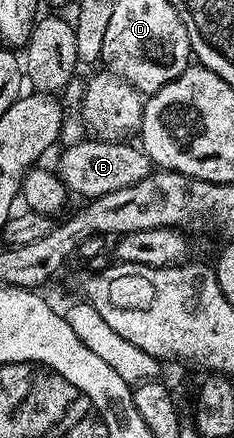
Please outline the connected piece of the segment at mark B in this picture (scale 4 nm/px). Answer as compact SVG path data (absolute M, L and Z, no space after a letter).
M78 141L62 150L64 155L60 158L58 175L73 195L81 194L84 200L106 196L110 192L130 188L130 184L138 184L138 180L146 180L146 176L153 173L154 167L148 155L139 145L131 146L131 141L88 141Z

